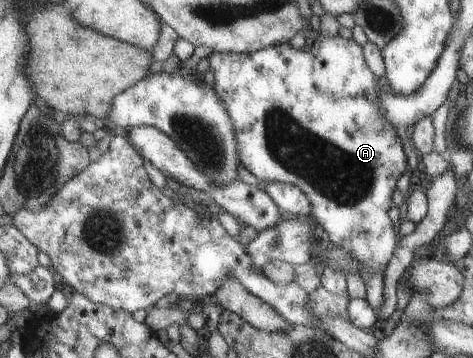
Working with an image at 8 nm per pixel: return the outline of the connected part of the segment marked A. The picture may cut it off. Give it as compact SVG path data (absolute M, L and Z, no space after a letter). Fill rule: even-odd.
M337 34L334 37L321 37L316 39L309 49L293 49L289 43L278 44L249 53L210 53L209 56L210 71L215 78L214 89L218 92L219 97L226 104L227 111L230 112L231 119L235 127L238 139L239 159L242 160L243 166L260 181L282 182L286 181L291 185L299 187L310 201L310 214L320 233L327 237L331 244L336 247L346 248L351 251L359 263L363 263L361 280L365 283L366 301L369 303L374 314L377 315L377 309L383 307L386 297L383 296L383 273L387 266L387 261L391 259L391 253L397 245L395 241L395 231L393 225L387 217L387 209L391 205L391 193L395 189L395 181L401 177L401 173L407 171L407 161L405 153L401 149L401 141L395 133L396 129L393 124L387 123L383 117L378 105L379 89L377 89L377 77L367 69L361 47L352 39L342 39Z

